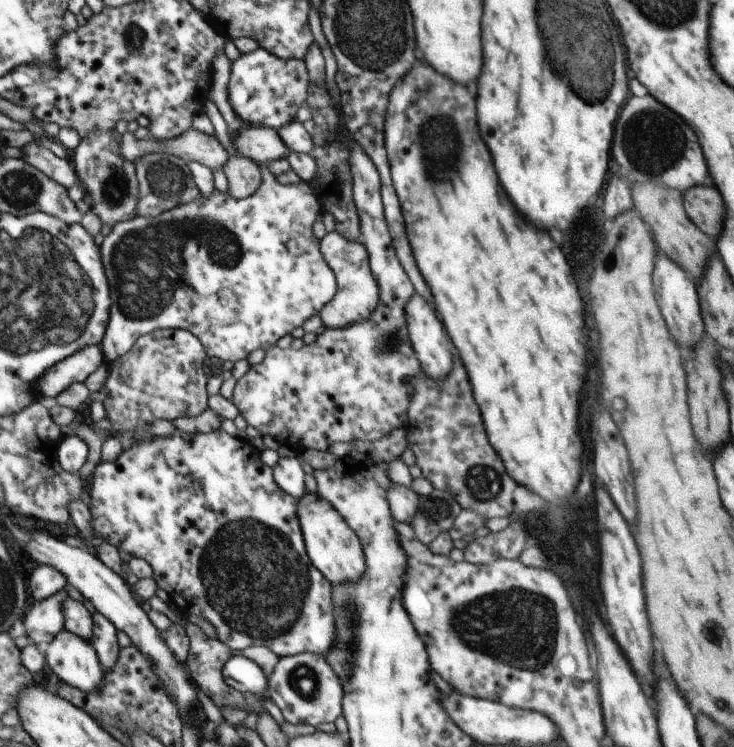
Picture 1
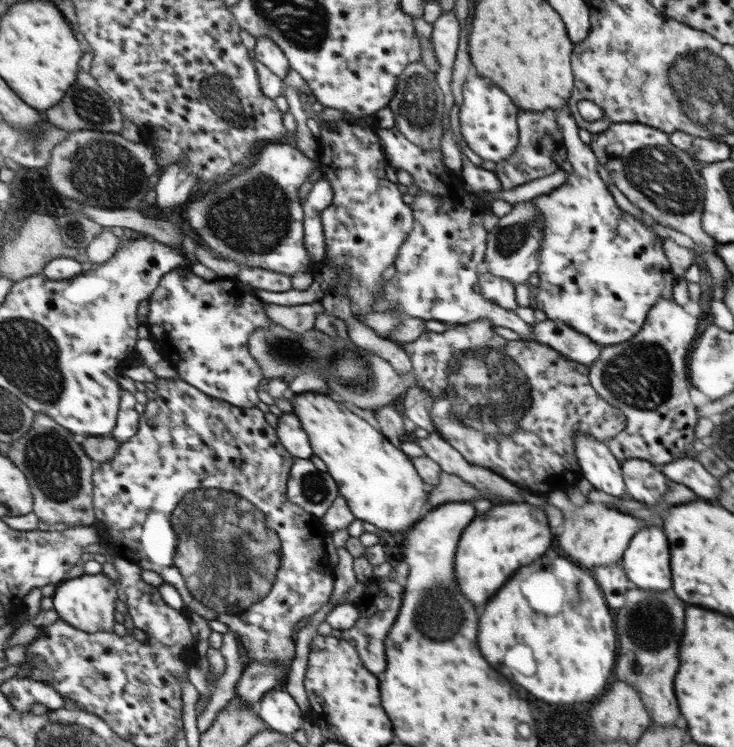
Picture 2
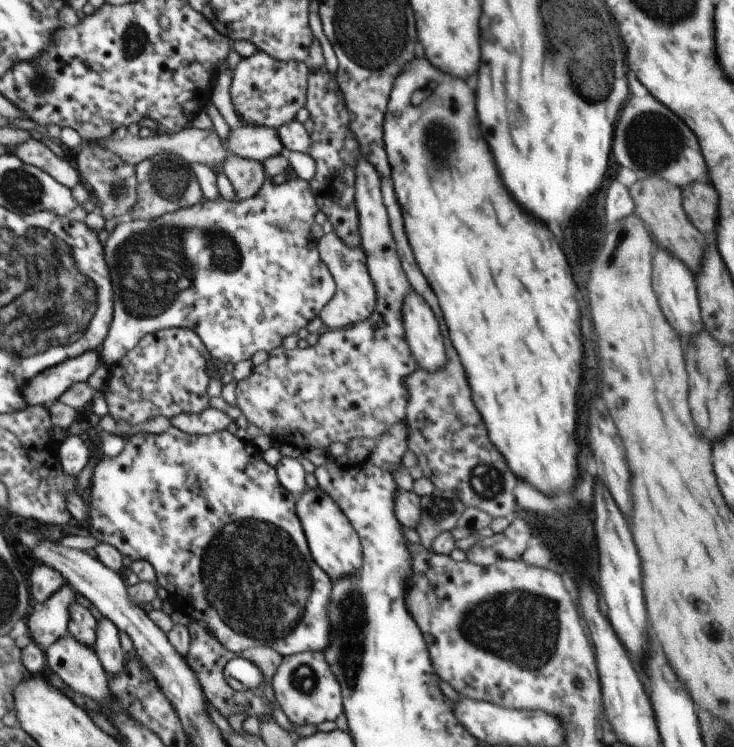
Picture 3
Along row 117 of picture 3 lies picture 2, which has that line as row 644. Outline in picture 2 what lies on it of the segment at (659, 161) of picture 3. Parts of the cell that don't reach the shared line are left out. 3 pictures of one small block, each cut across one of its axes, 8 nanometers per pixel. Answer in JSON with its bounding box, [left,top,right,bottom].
[612,588,684,726]

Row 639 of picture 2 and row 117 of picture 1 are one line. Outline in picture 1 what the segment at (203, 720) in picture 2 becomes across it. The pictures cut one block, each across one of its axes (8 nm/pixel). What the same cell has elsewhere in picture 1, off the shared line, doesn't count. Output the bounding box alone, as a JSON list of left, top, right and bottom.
[212,52,243,130]

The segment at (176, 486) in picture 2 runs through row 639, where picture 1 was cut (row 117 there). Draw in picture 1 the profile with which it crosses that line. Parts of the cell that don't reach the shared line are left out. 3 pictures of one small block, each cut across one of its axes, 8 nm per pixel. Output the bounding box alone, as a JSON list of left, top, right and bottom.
[228,48,309,130]

